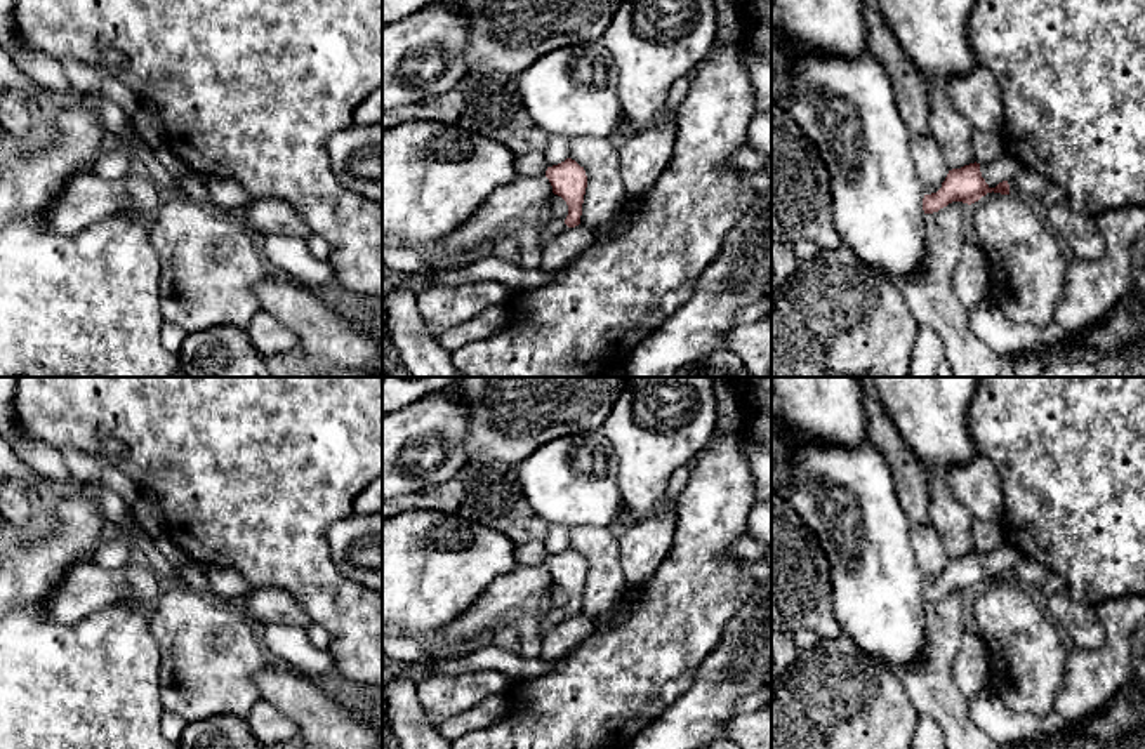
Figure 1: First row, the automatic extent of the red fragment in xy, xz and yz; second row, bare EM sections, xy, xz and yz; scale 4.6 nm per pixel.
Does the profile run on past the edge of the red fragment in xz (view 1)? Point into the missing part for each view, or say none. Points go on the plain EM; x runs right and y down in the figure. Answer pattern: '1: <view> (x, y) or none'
1: xz (549, 619)

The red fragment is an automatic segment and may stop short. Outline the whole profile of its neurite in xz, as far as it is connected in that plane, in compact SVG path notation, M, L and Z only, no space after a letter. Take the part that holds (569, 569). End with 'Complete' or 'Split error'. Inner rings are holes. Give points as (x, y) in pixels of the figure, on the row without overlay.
M566 547L565 551L547 556L546 567L553 575L553 582L561 586L568 594L568 605L565 610L553 610L542 613L544 629L554 627L580 613L582 593L587 577L587 565L584 556L575 549Z. Split error

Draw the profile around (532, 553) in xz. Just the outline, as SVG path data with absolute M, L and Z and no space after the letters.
M530 540L516 546L514 558L518 565L542 565L547 560L544 540Z

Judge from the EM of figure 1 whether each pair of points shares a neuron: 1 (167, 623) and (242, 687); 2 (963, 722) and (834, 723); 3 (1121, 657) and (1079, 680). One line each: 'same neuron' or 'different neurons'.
1: same neuron
2: different neurons
3: same neuron

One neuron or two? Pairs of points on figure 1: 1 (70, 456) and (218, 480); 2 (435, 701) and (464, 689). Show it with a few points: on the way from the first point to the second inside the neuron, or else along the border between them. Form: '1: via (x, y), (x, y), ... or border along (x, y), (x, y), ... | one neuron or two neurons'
1: border along (59, 450), (82, 449), (96, 457) | two neurons
2: via (442, 695), (457, 692) | one neuron

